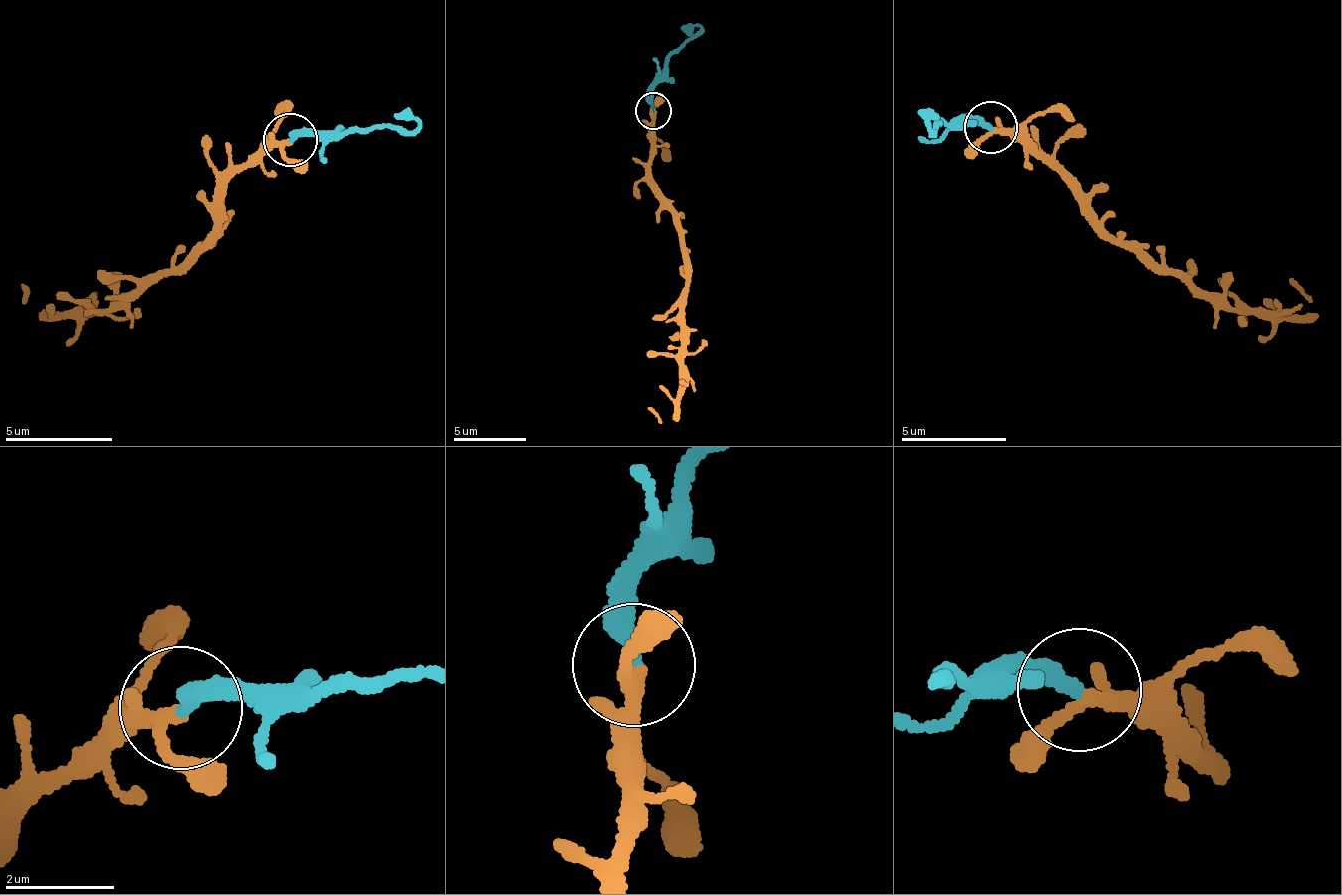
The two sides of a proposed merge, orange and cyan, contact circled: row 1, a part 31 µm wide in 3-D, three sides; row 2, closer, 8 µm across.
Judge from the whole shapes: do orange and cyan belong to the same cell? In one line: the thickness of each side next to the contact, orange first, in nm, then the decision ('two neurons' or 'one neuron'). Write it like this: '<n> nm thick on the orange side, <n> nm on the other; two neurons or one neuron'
170 nm thick on the orange side, 320 nm on the other; one neuron

